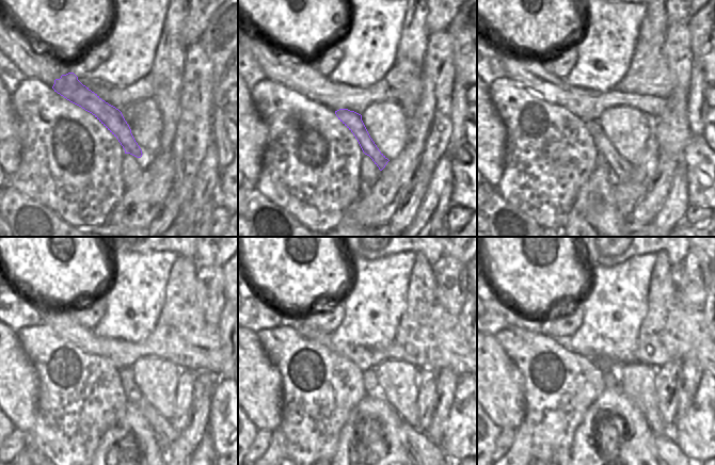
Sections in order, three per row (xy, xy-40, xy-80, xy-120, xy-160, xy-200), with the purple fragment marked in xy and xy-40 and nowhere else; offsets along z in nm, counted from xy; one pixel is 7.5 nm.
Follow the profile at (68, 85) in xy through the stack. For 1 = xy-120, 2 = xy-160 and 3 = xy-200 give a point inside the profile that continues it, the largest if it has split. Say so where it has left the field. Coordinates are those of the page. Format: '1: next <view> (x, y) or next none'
1: next xy-120 (176, 449)
2: next xy-160 (424, 447)
3: next xy-200 (667, 452)

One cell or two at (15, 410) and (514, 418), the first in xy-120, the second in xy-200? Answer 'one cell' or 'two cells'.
one cell

